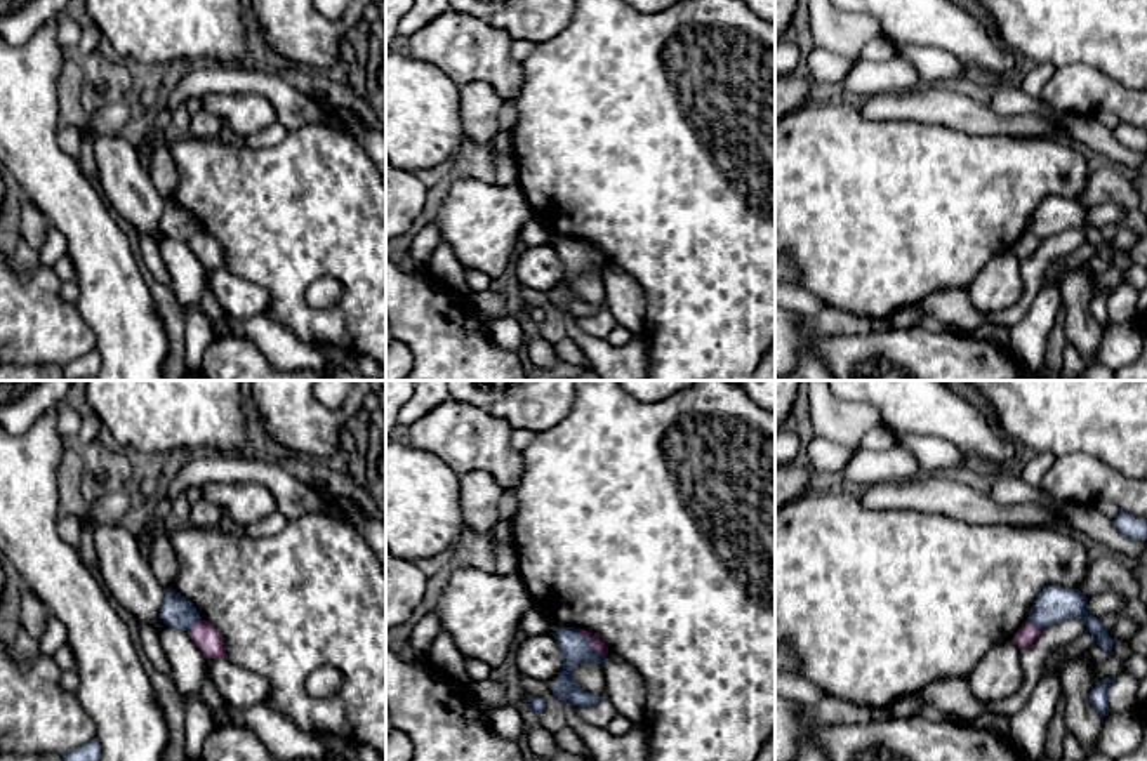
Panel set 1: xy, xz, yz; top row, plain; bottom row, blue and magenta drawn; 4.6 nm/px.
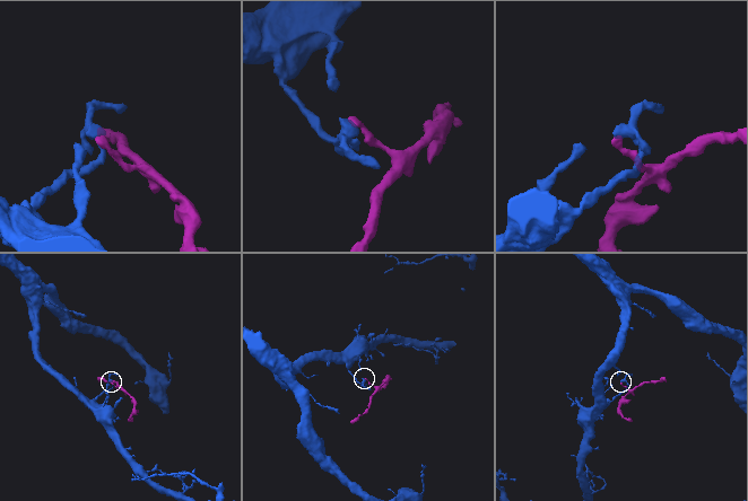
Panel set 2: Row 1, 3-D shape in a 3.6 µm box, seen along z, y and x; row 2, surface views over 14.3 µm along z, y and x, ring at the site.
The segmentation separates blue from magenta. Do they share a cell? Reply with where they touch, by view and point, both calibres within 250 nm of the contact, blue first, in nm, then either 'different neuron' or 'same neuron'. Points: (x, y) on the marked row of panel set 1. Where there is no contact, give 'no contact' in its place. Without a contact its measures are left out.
xz (590, 645) | 140/60 nm | different neuron

